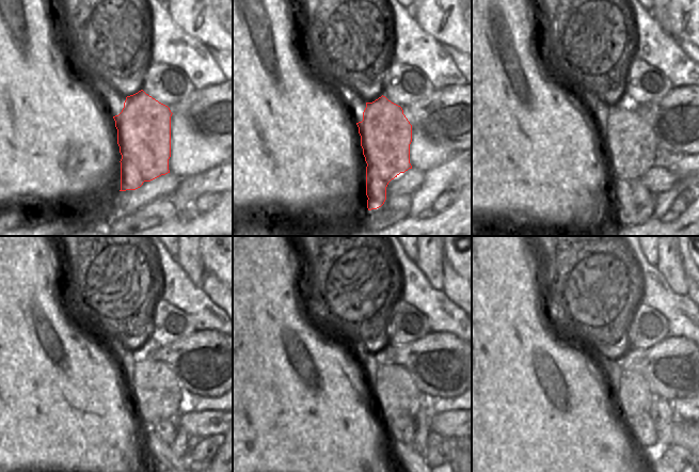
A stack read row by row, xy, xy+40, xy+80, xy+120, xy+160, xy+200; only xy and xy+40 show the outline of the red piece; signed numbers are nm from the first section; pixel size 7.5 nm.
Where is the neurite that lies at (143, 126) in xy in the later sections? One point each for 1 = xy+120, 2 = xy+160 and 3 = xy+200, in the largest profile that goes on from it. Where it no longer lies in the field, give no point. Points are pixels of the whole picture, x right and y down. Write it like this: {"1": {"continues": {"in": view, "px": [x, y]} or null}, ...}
{"1": {"continues": {"in": "xy+120", "px": [154, 387]}}, "2": {"continues": {"in": "xy+160", "px": [395, 392]}}, "3": {"continues": {"in": "xy+200", "px": [632, 393]}}}

